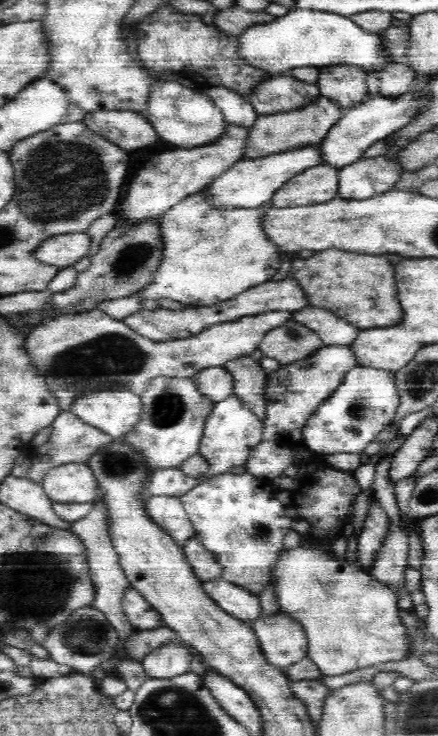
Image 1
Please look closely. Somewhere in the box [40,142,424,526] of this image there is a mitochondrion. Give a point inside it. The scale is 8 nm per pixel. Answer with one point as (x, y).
(106, 358)

